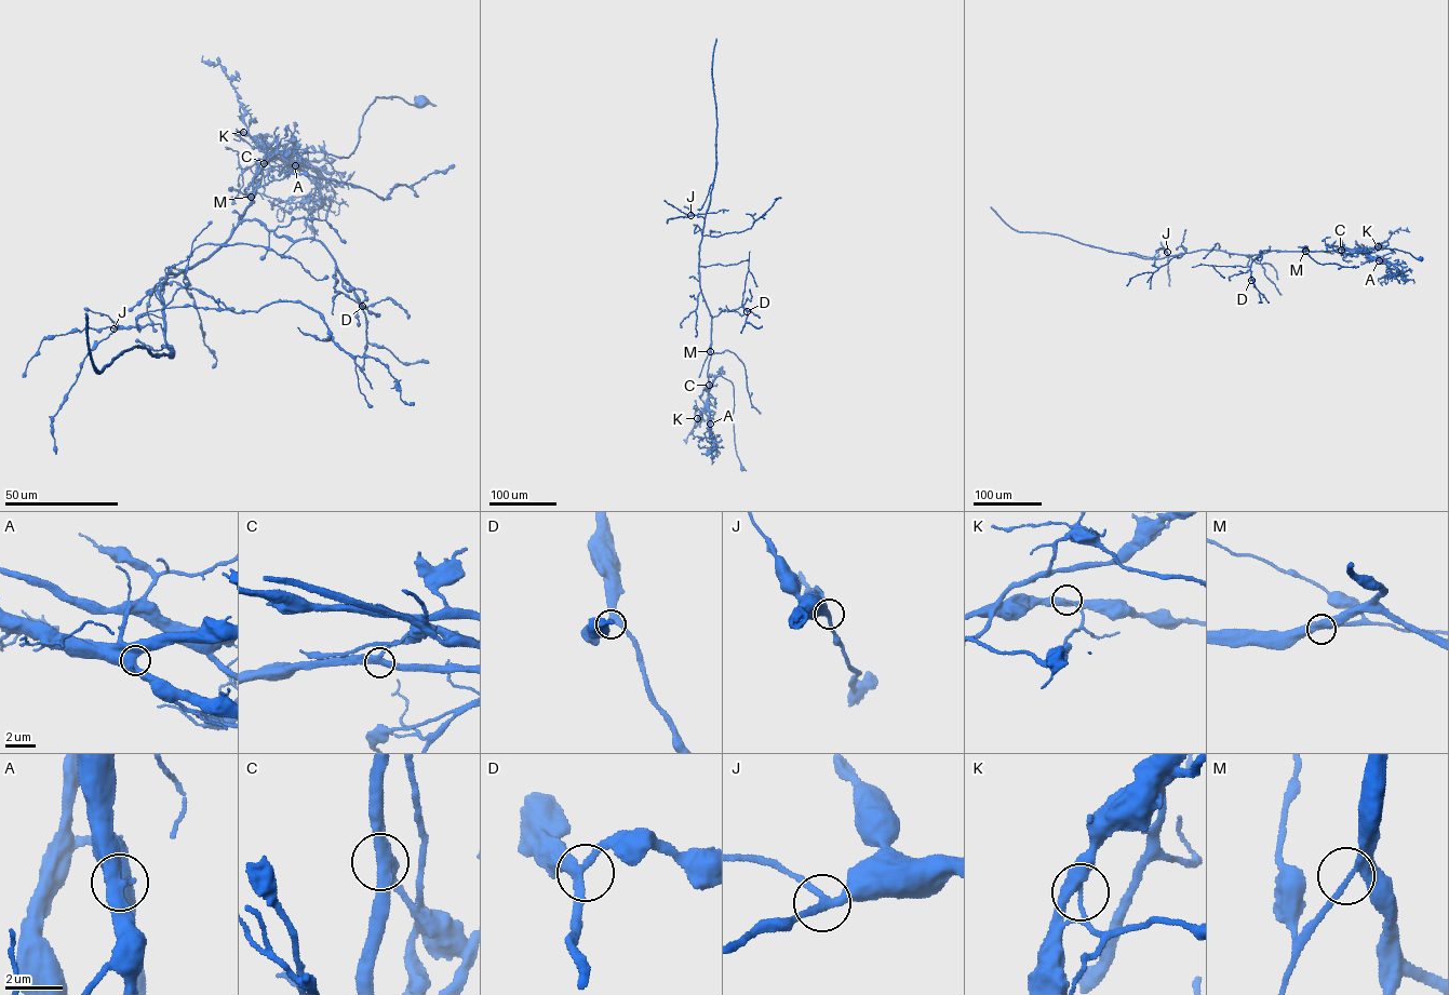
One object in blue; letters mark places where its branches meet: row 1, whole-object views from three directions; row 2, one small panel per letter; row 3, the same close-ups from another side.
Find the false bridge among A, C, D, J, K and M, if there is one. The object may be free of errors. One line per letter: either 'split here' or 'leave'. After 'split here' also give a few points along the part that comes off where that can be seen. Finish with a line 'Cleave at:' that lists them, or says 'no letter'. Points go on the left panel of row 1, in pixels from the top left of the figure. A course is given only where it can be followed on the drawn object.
A: leave
C: leave
D: leave
J: leave
K: split here; course (243, 132), (270, 146), (276, 157), (268, 161), (278, 150), (347, 158), (376, 97), (437, 106)
M: leave
Cleave at: K

